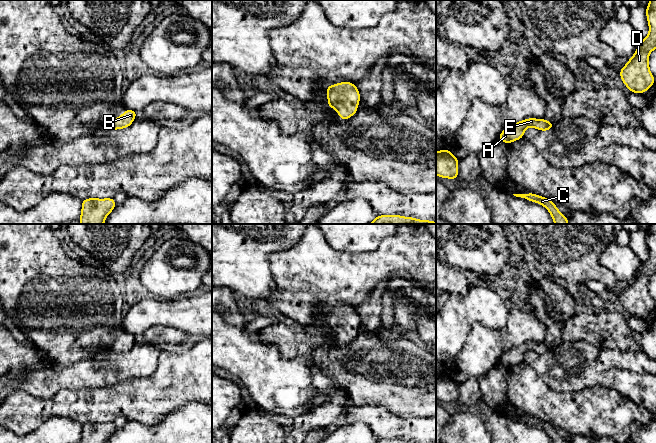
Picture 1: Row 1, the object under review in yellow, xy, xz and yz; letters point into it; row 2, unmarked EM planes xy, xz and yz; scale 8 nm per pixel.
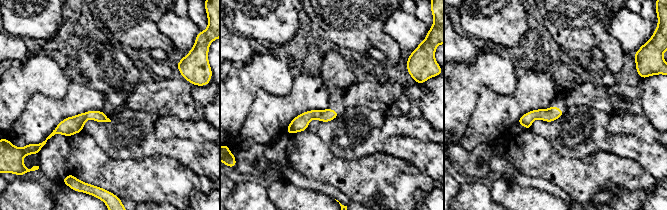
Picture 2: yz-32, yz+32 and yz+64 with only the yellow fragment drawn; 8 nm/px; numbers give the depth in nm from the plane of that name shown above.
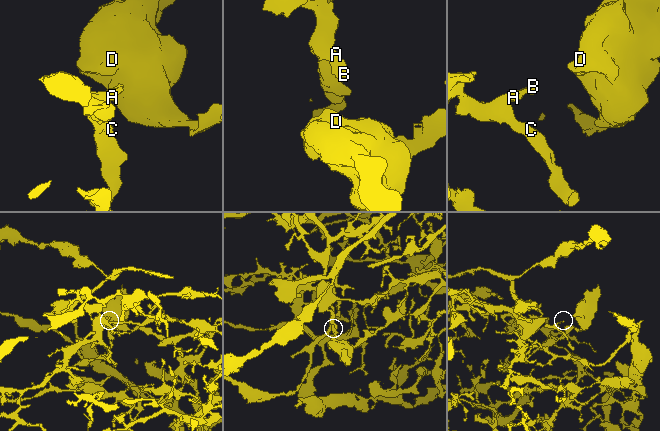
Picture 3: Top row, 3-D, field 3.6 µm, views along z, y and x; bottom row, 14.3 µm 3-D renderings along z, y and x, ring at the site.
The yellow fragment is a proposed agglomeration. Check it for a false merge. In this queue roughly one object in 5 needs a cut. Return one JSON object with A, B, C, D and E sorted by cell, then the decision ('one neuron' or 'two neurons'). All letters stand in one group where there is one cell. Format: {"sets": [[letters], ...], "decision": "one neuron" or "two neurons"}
{"sets": [["A", "B", "C", "D", "E"]], "decision": "one neuron"}

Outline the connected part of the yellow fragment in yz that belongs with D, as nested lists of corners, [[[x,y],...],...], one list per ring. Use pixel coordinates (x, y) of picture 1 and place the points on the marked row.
[[[650,0],[646,7],[649,25],[648,35],[638,44],[636,52],[620,71],[625,86],[637,94],[643,94],[654,85],[655,79],[649,68],[649,55],[656,49],[656,0]]]

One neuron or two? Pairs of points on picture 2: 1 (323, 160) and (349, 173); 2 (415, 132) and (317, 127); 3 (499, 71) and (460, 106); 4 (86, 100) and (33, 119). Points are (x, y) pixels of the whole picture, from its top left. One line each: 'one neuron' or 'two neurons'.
1: one neuron
2: two neurons
3: one neuron
4: one neuron

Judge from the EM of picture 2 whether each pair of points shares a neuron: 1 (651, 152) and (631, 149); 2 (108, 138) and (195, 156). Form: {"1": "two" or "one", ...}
{"1": "one", "2": "one"}

